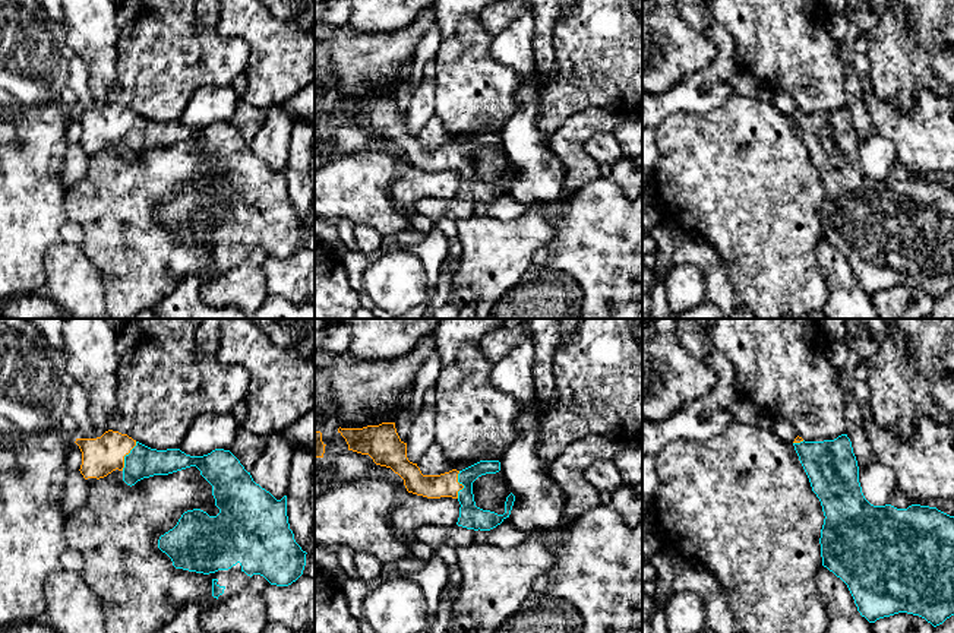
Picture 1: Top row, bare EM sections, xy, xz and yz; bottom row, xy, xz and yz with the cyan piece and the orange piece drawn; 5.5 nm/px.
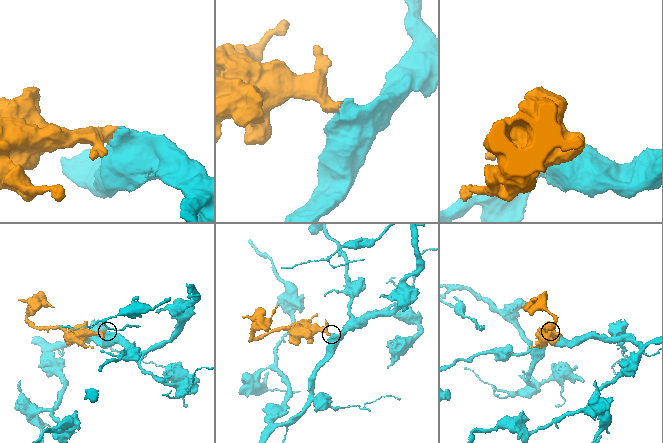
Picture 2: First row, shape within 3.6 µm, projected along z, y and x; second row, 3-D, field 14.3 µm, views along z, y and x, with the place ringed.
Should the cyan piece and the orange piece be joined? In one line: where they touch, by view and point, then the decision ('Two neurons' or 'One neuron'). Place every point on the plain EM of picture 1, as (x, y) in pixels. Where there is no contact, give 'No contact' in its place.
Touches cyan at xy (125, 129). One neuron

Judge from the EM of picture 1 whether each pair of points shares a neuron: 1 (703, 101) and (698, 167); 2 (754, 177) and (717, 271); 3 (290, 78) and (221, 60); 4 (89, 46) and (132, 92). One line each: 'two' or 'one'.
1: two
2: two
3: two
4: two

